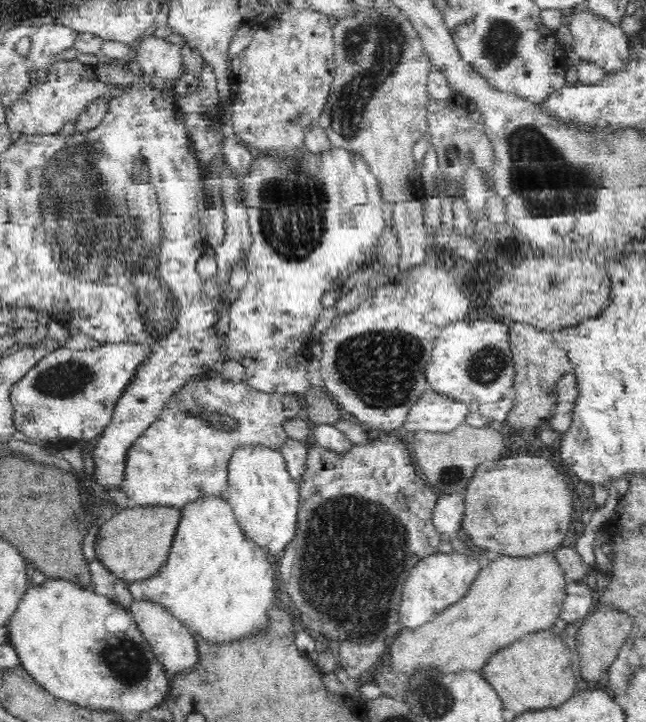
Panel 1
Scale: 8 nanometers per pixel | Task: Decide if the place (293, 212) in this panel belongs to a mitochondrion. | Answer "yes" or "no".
yes

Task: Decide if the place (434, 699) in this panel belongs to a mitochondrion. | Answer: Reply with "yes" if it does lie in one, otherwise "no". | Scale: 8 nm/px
yes

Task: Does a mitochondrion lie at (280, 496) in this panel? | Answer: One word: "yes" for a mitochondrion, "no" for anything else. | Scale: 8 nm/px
no

